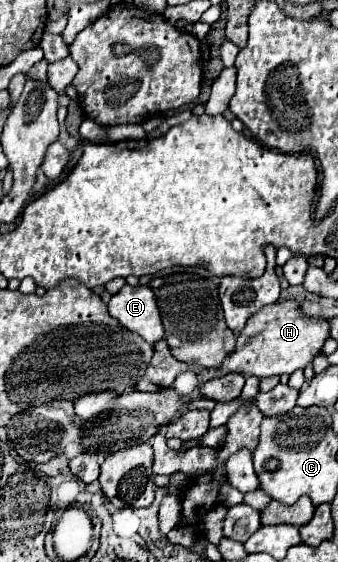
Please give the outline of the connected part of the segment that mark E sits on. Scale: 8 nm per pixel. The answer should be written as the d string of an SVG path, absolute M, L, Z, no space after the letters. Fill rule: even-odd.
M124 286L108 302L110 316L130 332L140 334L146 342L158 342L164 336L164 326L156 296L150 286Z

